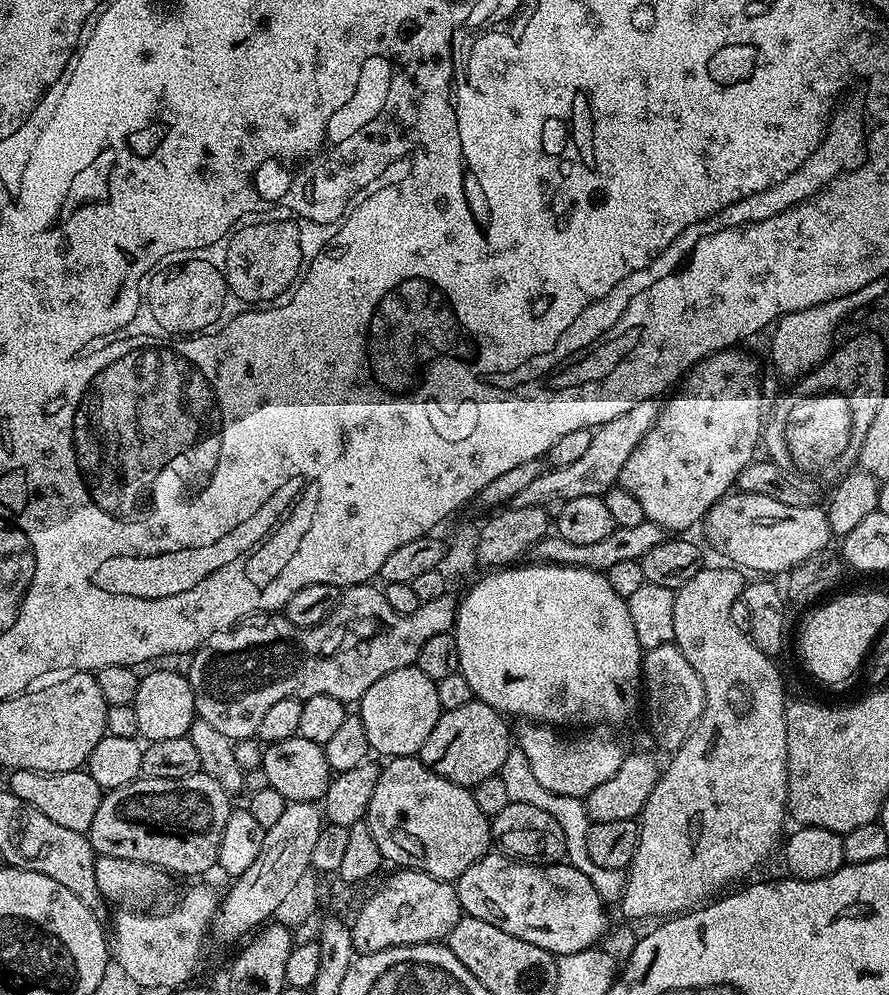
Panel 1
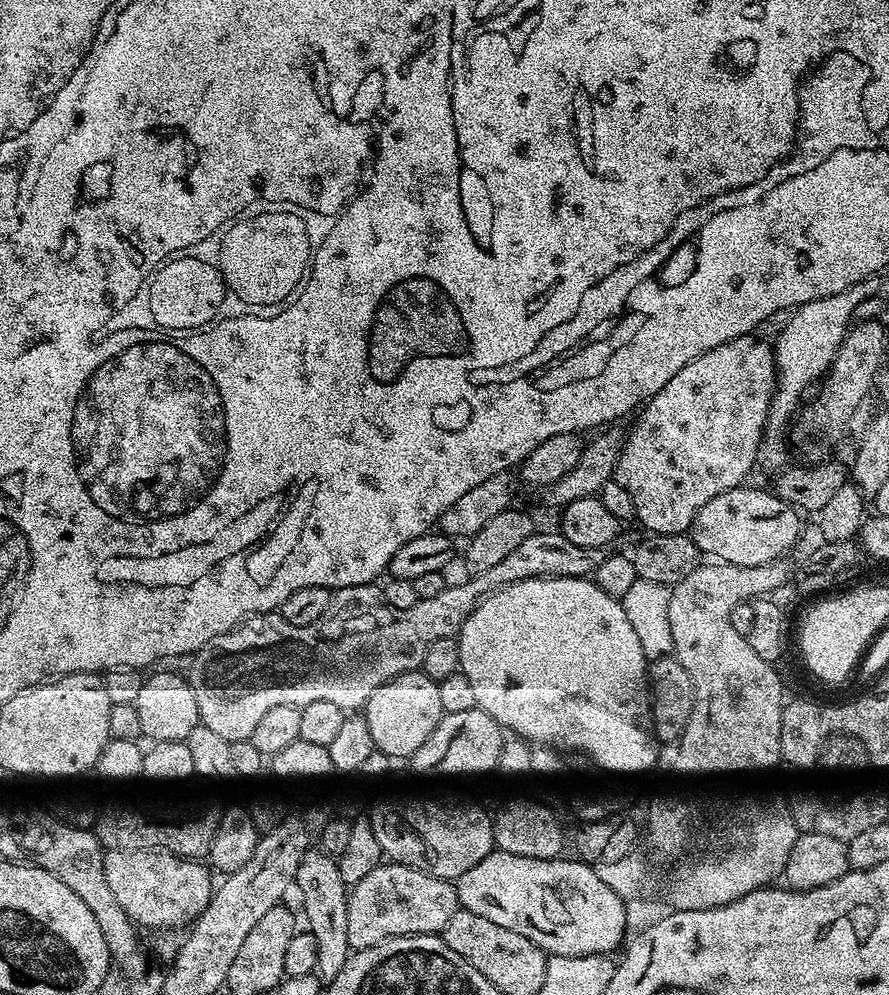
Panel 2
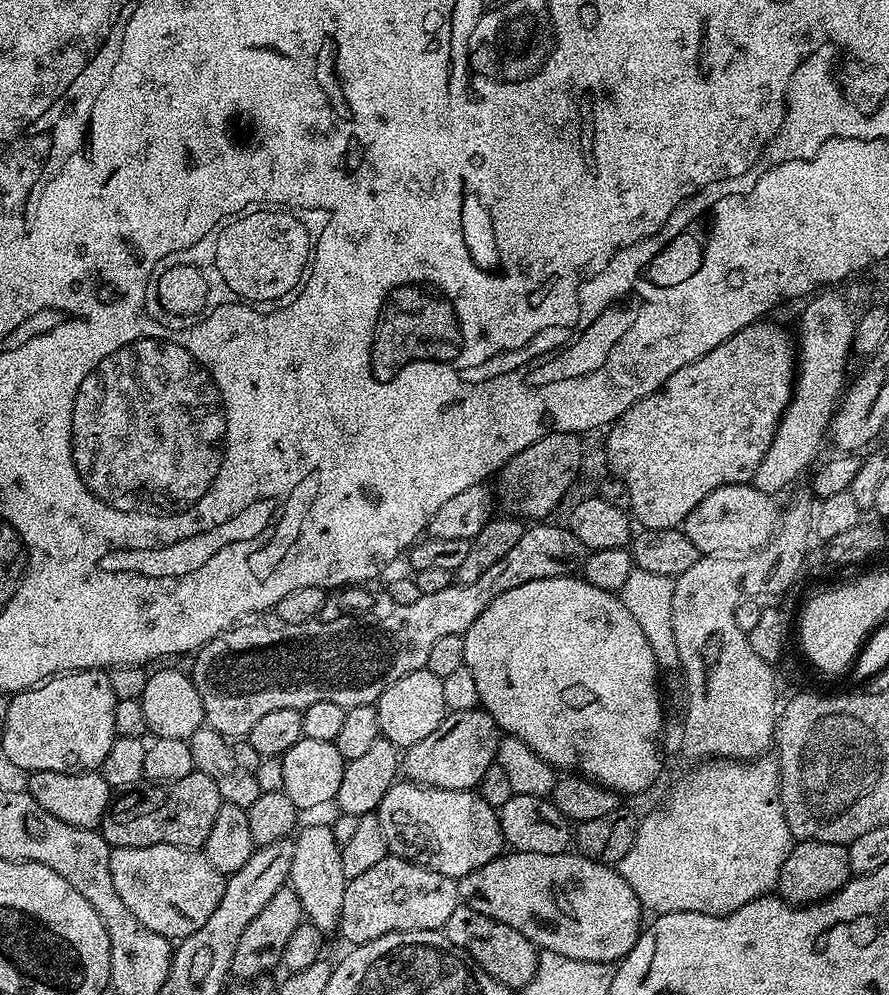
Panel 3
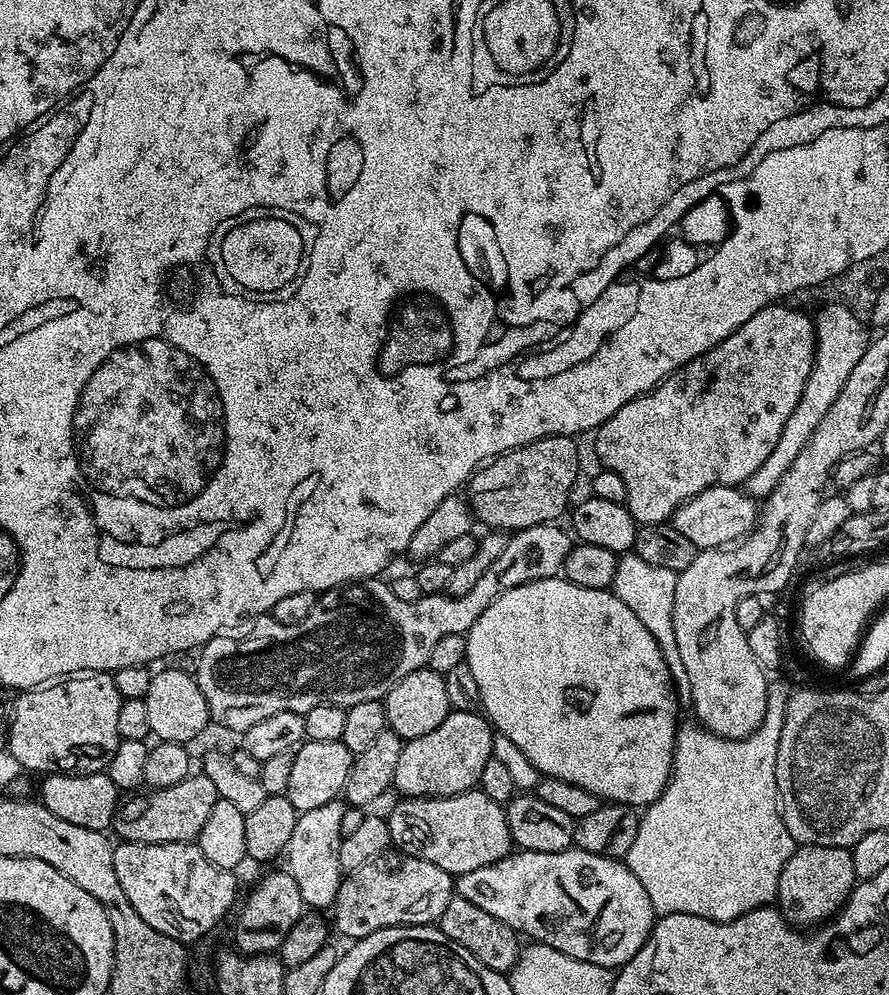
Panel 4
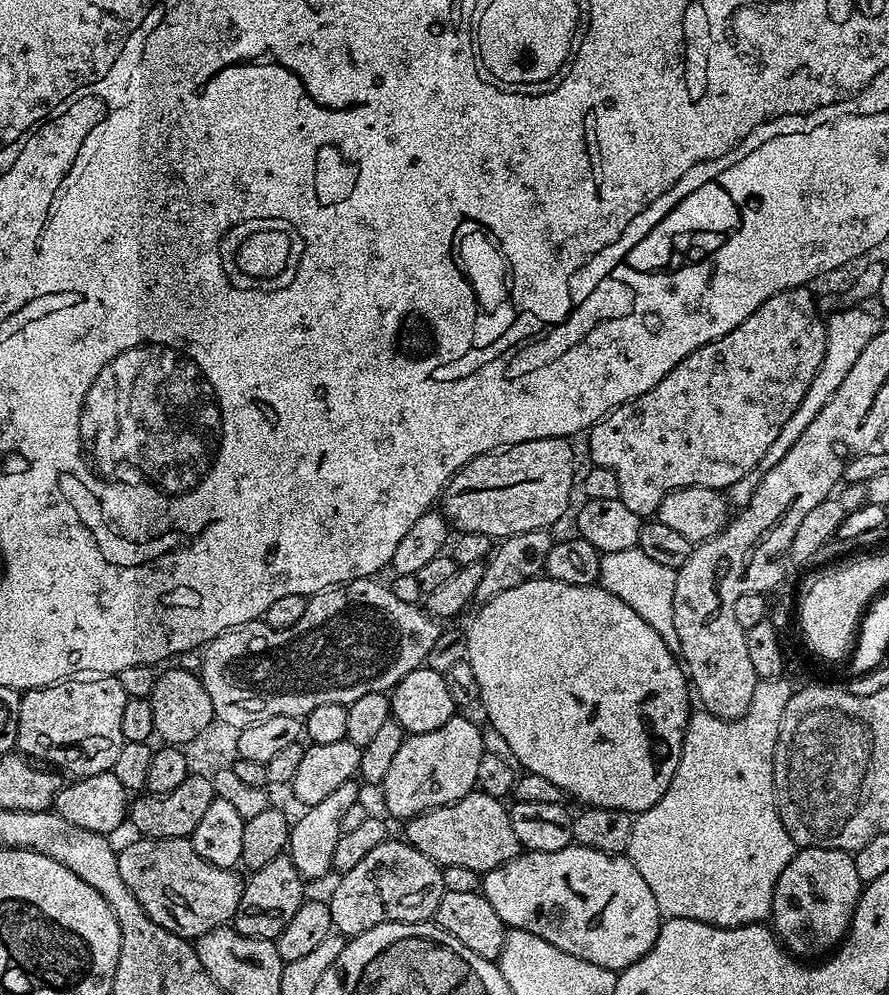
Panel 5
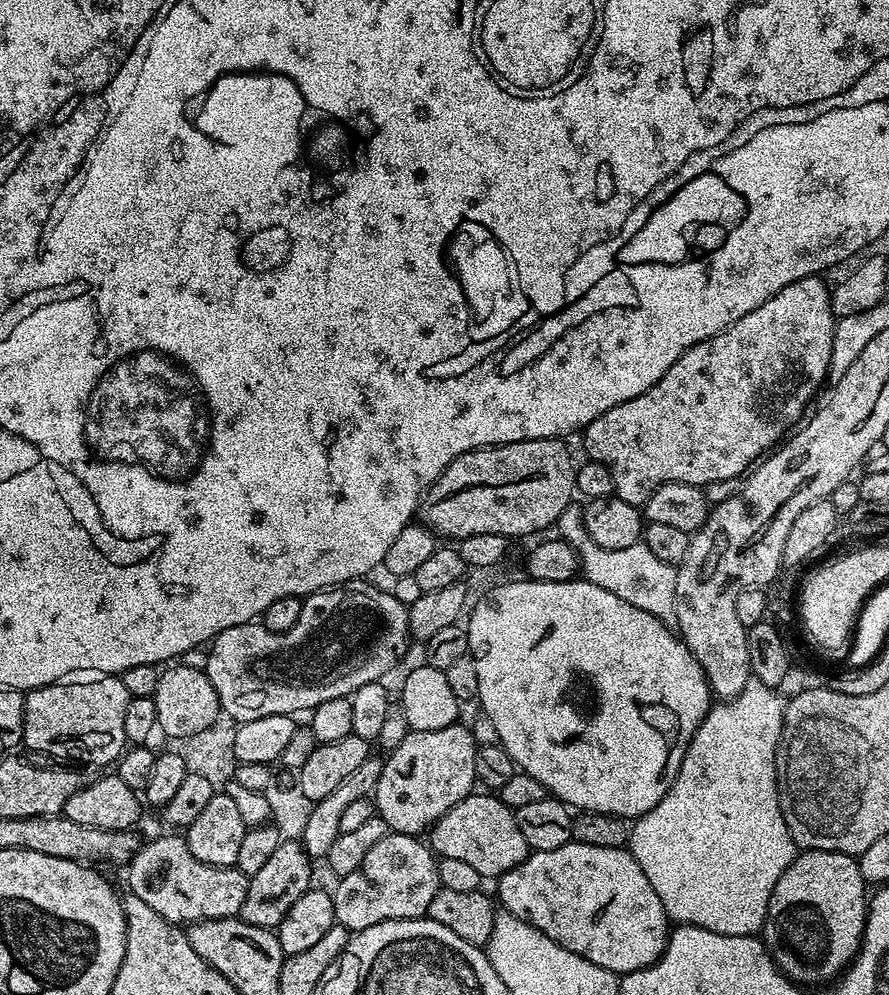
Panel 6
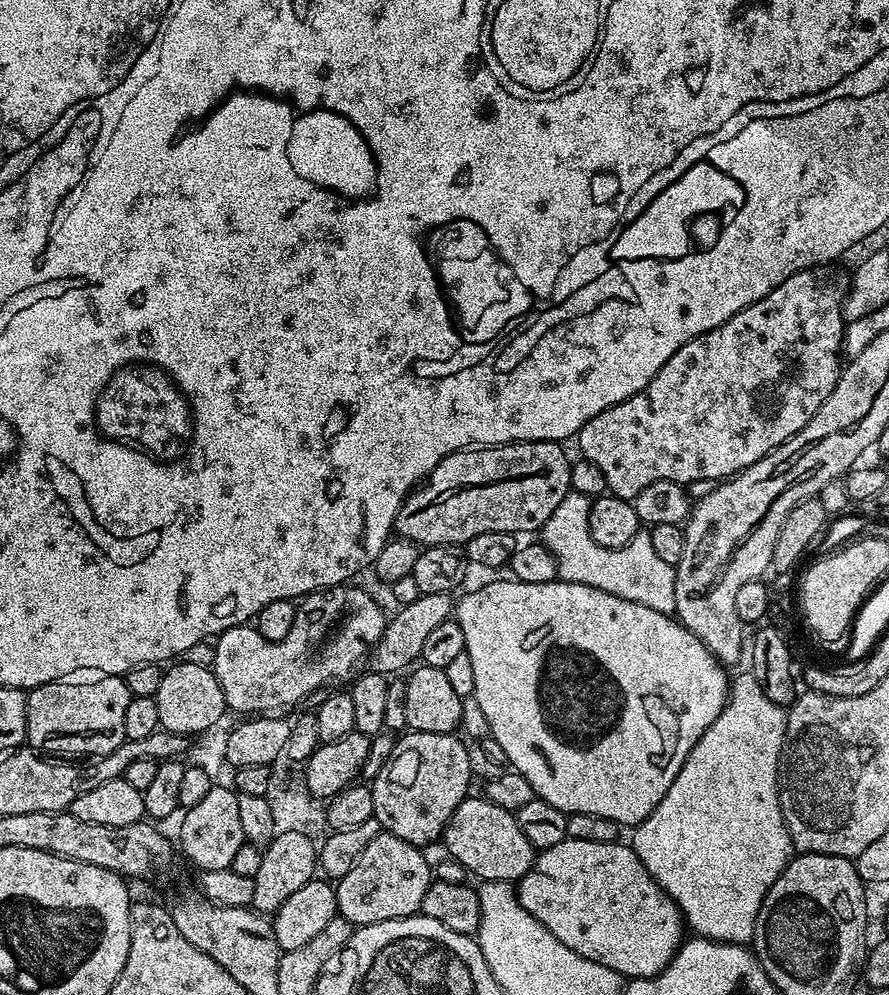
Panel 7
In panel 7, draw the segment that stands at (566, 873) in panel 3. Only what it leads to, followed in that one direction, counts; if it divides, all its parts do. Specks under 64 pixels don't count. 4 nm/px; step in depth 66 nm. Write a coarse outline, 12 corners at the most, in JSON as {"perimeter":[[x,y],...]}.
{"perimeter":[[566,839],[518,881],[562,946],[657,976],[680,907],[623,842]]}

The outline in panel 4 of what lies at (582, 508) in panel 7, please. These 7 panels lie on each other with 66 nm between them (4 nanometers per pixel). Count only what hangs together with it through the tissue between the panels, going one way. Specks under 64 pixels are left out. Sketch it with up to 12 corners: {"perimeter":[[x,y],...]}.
{"perimeter":[[634,554],[617,559],[611,591],[677,663],[678,573]]}

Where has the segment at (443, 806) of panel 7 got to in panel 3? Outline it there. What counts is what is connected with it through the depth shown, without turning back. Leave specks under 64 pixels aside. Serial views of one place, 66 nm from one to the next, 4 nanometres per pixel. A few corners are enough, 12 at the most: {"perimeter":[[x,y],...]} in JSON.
{"perimeter":[[480,708],[448,712],[403,753],[427,788],[475,789],[501,737]]}

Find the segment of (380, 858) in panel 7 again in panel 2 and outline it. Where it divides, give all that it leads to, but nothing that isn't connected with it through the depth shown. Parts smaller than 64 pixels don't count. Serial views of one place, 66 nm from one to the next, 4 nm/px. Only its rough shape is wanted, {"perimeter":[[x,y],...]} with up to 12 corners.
{"perimeter":[[382,862],[348,892],[352,950],[443,933],[456,885]]}

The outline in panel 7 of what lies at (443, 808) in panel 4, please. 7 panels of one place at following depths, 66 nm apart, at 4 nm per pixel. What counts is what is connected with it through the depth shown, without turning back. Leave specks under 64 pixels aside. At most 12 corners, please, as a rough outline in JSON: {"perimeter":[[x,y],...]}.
{"perimeter":[[469,795],[442,845],[477,881],[518,882],[538,852],[515,815]]}

